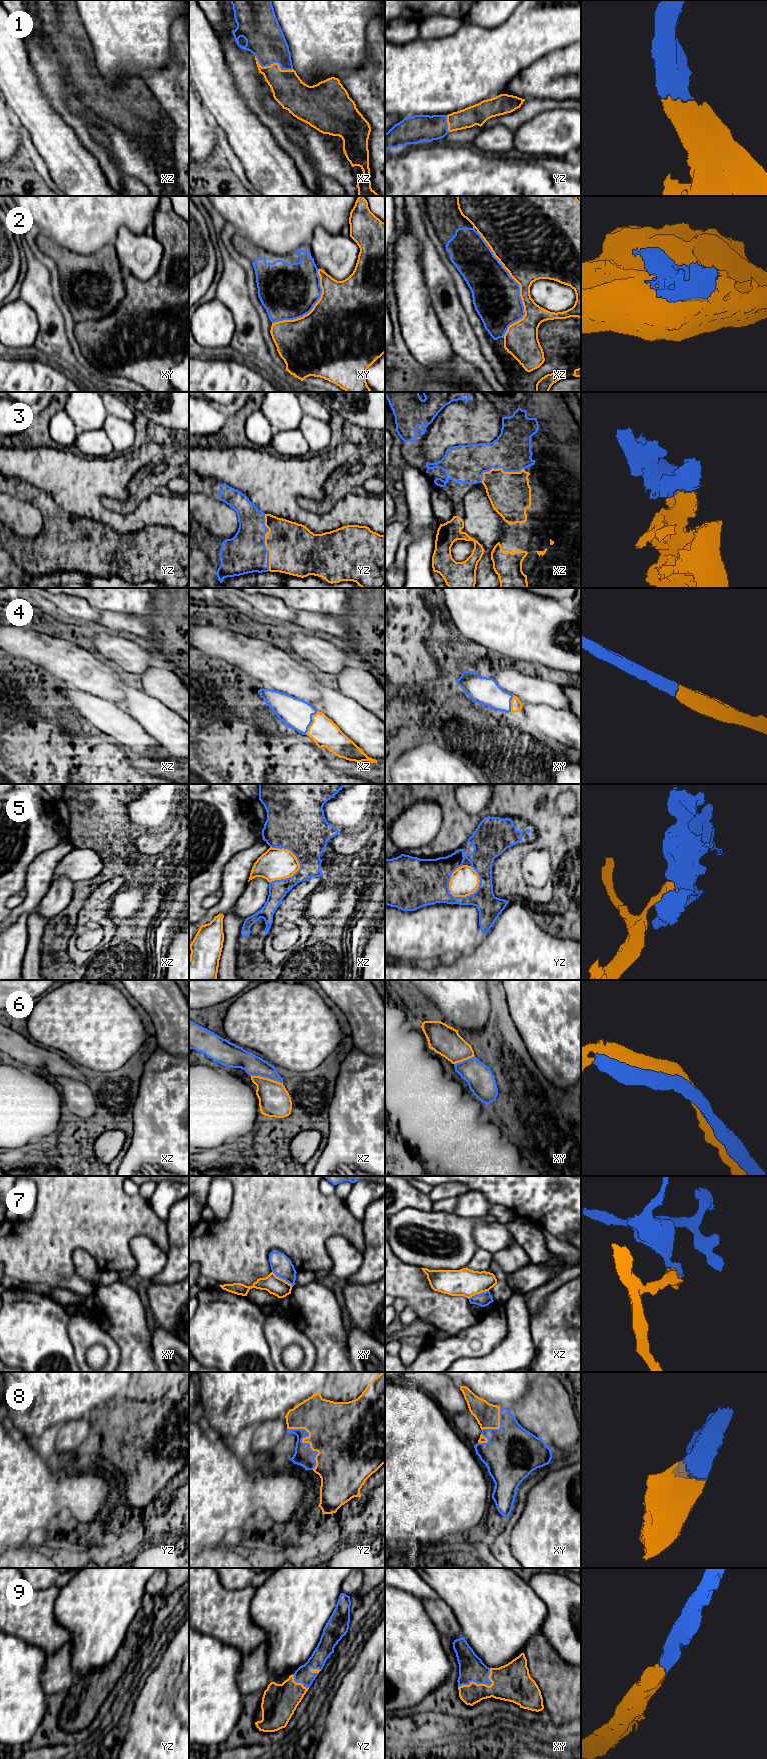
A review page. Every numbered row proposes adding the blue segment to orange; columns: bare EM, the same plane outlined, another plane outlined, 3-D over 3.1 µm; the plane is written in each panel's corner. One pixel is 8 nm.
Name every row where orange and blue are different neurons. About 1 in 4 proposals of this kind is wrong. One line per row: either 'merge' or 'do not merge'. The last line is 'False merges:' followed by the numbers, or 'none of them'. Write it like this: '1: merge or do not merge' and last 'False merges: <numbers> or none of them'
1: merge
2: do not merge
3: merge
4: merge
5: do not merge
6: do not merge
7: do not merge
8: merge
9: merge
False merges: 2, 5, 6, 7

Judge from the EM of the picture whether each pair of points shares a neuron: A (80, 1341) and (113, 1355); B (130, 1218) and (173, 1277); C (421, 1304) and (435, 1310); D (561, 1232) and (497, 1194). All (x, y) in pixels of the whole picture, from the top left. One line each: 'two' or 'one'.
A: one
B: two
C: one
D: one

